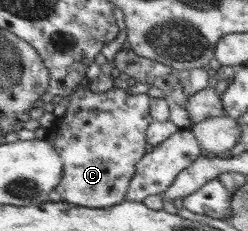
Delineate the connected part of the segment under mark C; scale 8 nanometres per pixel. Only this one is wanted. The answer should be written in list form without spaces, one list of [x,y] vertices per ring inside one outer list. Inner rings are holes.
[[[89,87],[73,93],[66,113],[57,118],[55,123],[57,134],[45,138],[55,145],[55,149],[58,149],[65,161],[65,179],[56,189],[63,200],[92,208],[110,208],[123,203],[137,174],[139,162],[147,155],[149,128],[155,120],[152,113],[152,97],[147,93],[131,95],[117,88],[106,93],[93,93]]]

